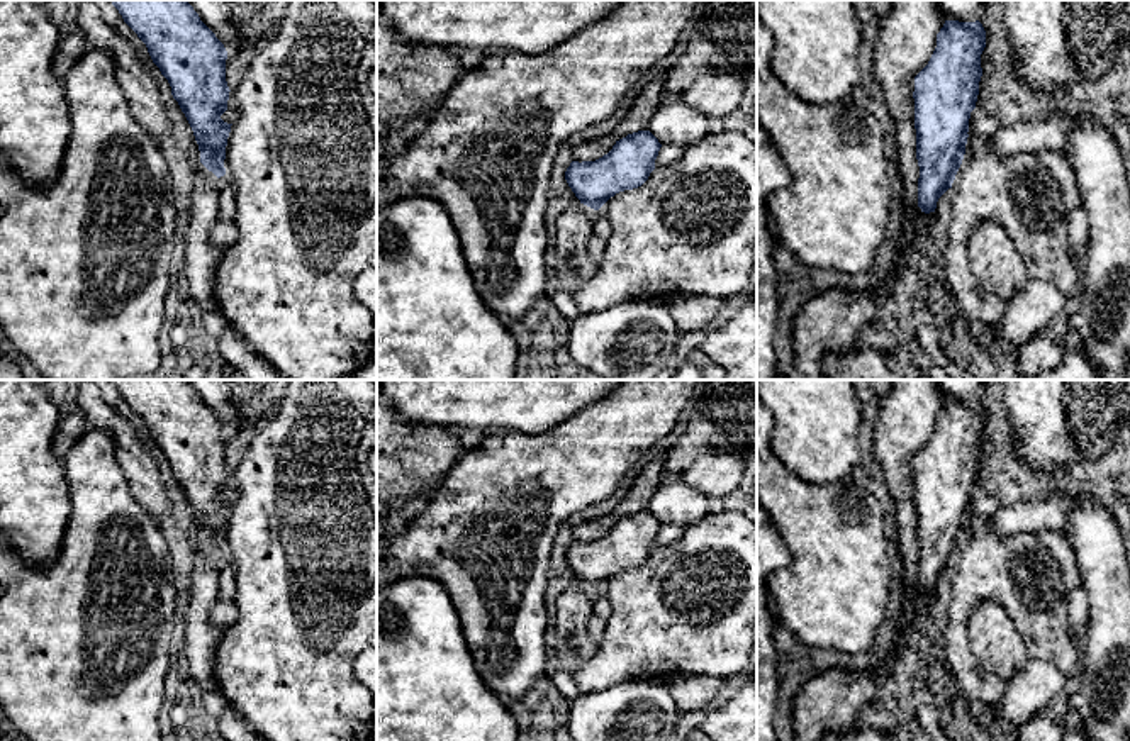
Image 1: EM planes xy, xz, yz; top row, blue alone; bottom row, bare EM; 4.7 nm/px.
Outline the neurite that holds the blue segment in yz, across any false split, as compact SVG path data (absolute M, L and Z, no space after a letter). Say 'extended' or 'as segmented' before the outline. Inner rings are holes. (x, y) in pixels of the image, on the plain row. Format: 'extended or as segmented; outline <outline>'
as segmented; outline M945 400L928 444L915 456L918 587L935 592L965 534L982 456L986 410L979 400Z

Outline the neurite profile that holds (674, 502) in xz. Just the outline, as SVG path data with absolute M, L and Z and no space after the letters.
M665 476L648 504L660 524L689 527L711 512L708 495L689 488L680 476Z

